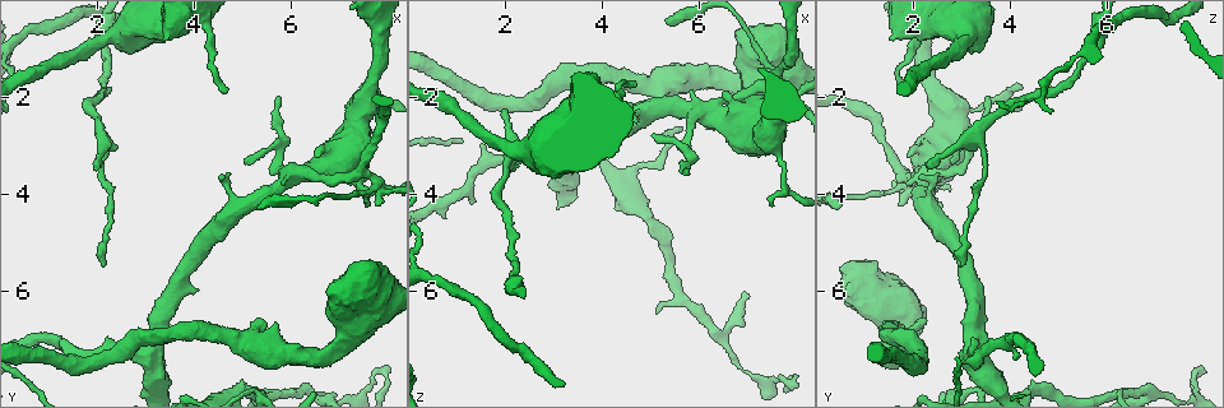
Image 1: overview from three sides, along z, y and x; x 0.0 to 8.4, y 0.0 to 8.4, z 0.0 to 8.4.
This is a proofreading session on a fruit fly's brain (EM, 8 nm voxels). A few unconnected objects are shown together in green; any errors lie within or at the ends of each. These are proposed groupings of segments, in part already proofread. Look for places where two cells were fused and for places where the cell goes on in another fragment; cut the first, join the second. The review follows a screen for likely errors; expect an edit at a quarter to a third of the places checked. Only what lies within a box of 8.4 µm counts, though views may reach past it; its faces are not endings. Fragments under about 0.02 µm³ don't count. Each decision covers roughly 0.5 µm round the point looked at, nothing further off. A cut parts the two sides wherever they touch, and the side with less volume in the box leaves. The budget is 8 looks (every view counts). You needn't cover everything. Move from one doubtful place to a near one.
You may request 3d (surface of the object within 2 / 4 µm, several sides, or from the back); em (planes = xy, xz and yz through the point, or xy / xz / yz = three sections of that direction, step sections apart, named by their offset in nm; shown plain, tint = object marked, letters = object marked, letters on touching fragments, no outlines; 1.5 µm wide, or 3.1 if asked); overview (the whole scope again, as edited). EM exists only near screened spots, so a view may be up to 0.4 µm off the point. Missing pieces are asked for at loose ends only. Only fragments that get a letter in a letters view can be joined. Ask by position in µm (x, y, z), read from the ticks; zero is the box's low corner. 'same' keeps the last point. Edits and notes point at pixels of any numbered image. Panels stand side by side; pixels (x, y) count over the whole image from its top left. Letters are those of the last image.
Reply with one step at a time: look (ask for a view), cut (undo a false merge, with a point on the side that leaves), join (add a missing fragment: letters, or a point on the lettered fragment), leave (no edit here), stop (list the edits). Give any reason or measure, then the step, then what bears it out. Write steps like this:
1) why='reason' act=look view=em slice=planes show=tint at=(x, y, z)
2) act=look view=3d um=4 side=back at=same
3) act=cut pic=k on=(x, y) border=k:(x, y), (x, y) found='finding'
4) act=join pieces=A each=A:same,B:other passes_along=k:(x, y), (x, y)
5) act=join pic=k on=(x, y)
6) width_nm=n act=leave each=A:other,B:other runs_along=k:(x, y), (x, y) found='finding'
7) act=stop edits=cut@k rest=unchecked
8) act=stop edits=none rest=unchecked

why='abrupt turn' act=look view=em slice=xy step=4 show=plain at=(7.80, 3.90, 1.95)

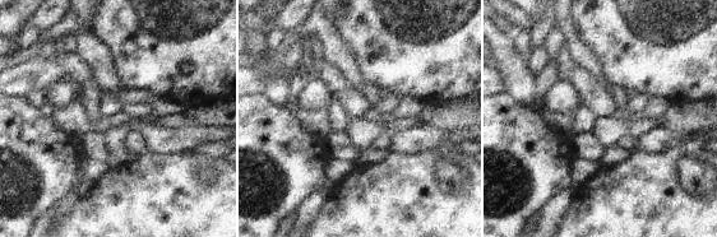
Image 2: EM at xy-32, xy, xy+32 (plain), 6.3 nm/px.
act=look view=em slice=xy step=4 show=letters at=same

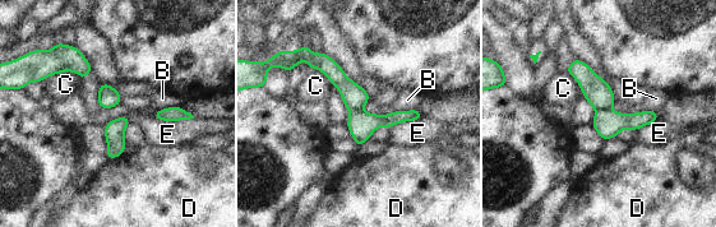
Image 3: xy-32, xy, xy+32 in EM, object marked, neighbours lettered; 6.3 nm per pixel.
longest_contact=E:280nm act=cut pic=3 on=(595, 89) each=B:other,C:other,D:other,E:other found='a second cell is stuck on'

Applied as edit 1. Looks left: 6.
why='redraw' act=look view=overview

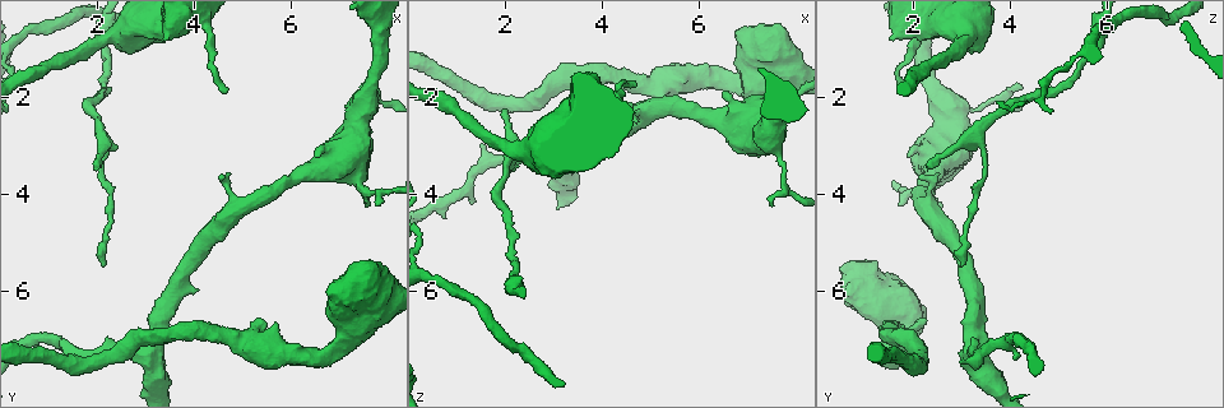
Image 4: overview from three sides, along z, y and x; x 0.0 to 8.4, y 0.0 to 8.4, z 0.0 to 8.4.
why='stops while still wide' act=look view=em slice=xy step=8 show=letters at=(6.75, 6.00, 0.65)

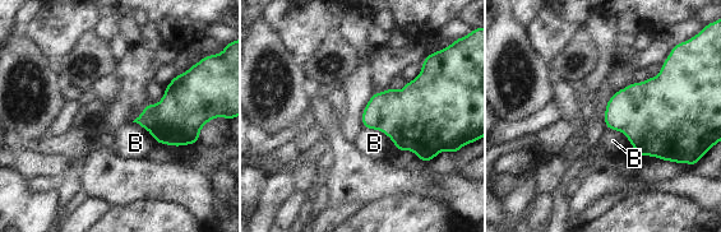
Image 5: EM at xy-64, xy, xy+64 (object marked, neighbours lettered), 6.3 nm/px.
act=leave each=B:other border=5:(364, 128), (379, 129), (393, 143) found='none of them fits'

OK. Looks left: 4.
why='thin end' act=look view=3d um=2 side=back at=(1.95, 3.50, 2.25)

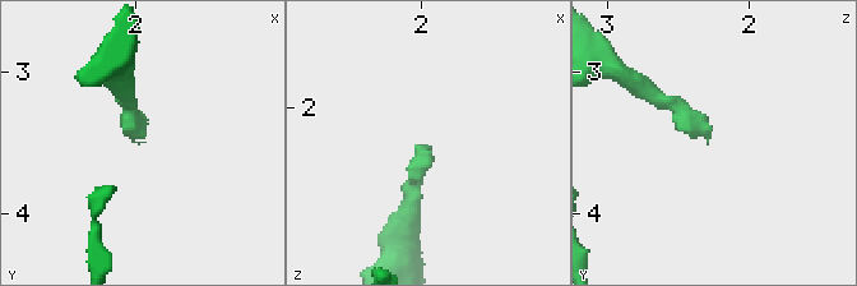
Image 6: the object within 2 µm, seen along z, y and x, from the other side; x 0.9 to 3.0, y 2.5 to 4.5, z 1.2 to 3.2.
why='shape alone is not enough' act=look view=em slice=planes show=letters at=(1.98, 3.50, 2.28)

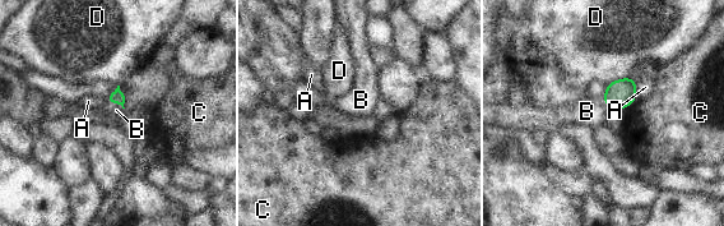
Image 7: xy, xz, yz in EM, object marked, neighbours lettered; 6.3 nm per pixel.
width_nm=90 longest_contact=D:150nm act=join pieces=B each=A:other,B:same,C:other,D:other found='it goes on there'

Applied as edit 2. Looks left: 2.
act=stop edits=cut@3,join@7 rest=unchecked

